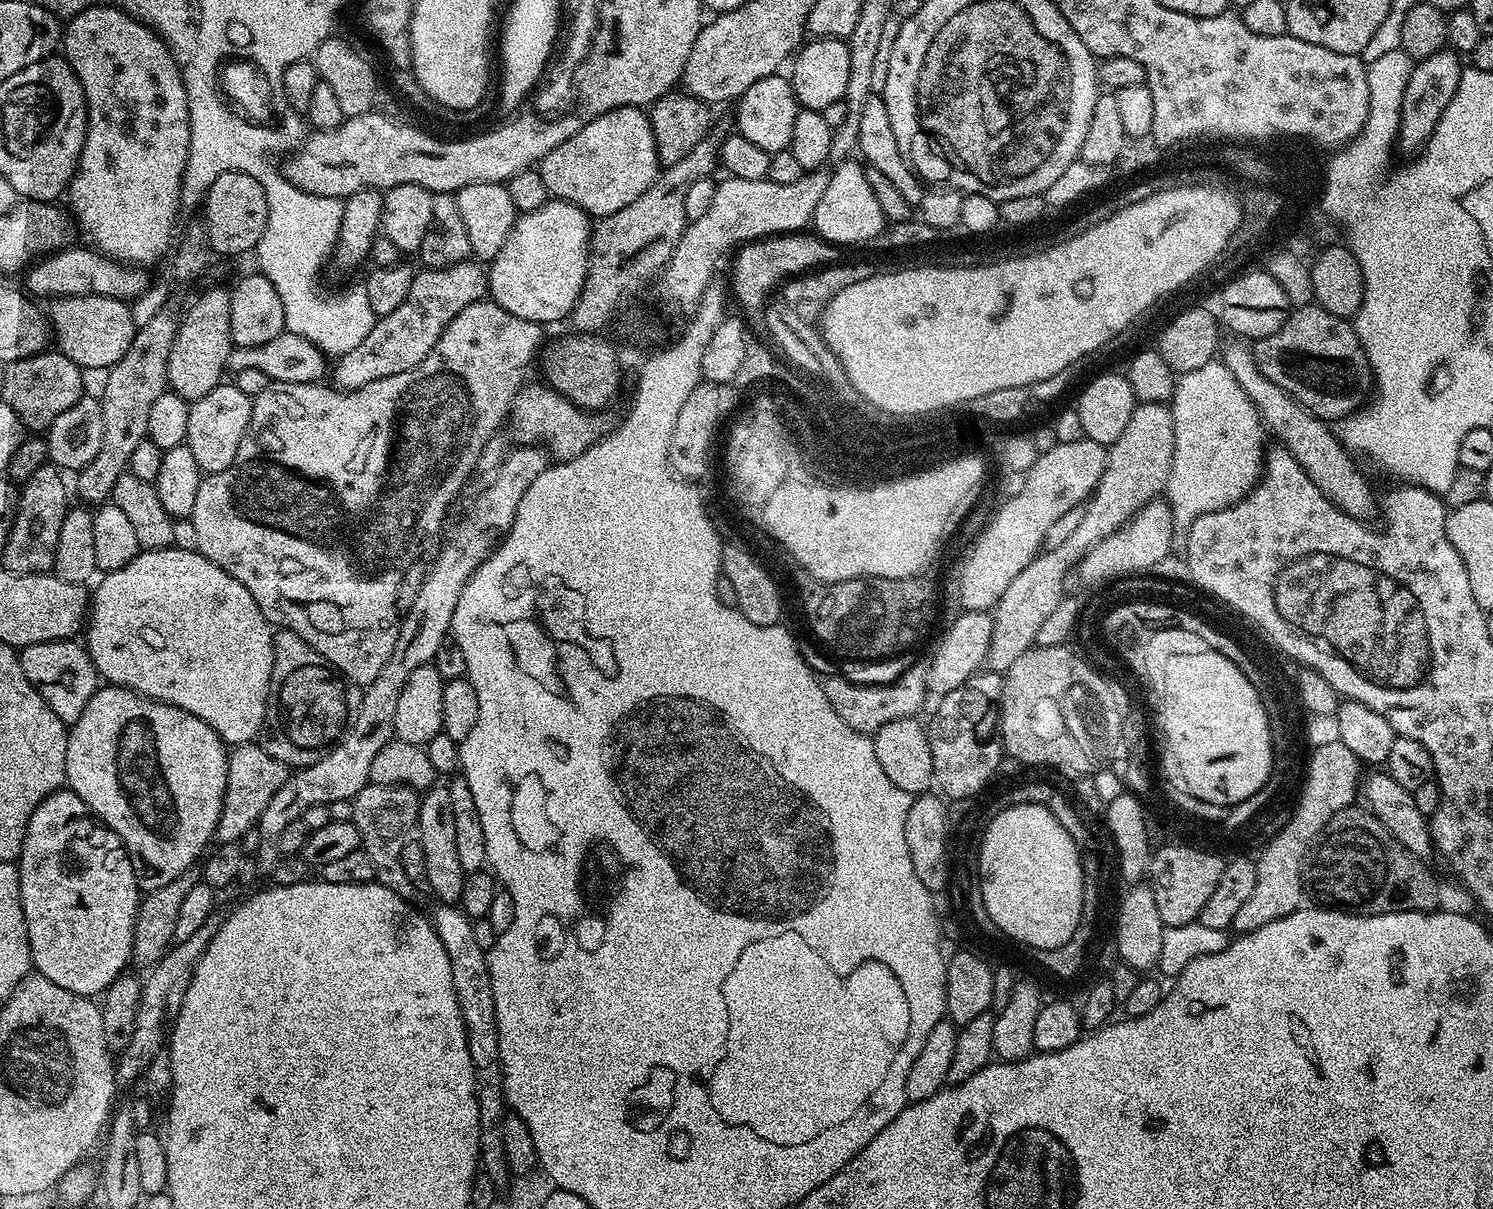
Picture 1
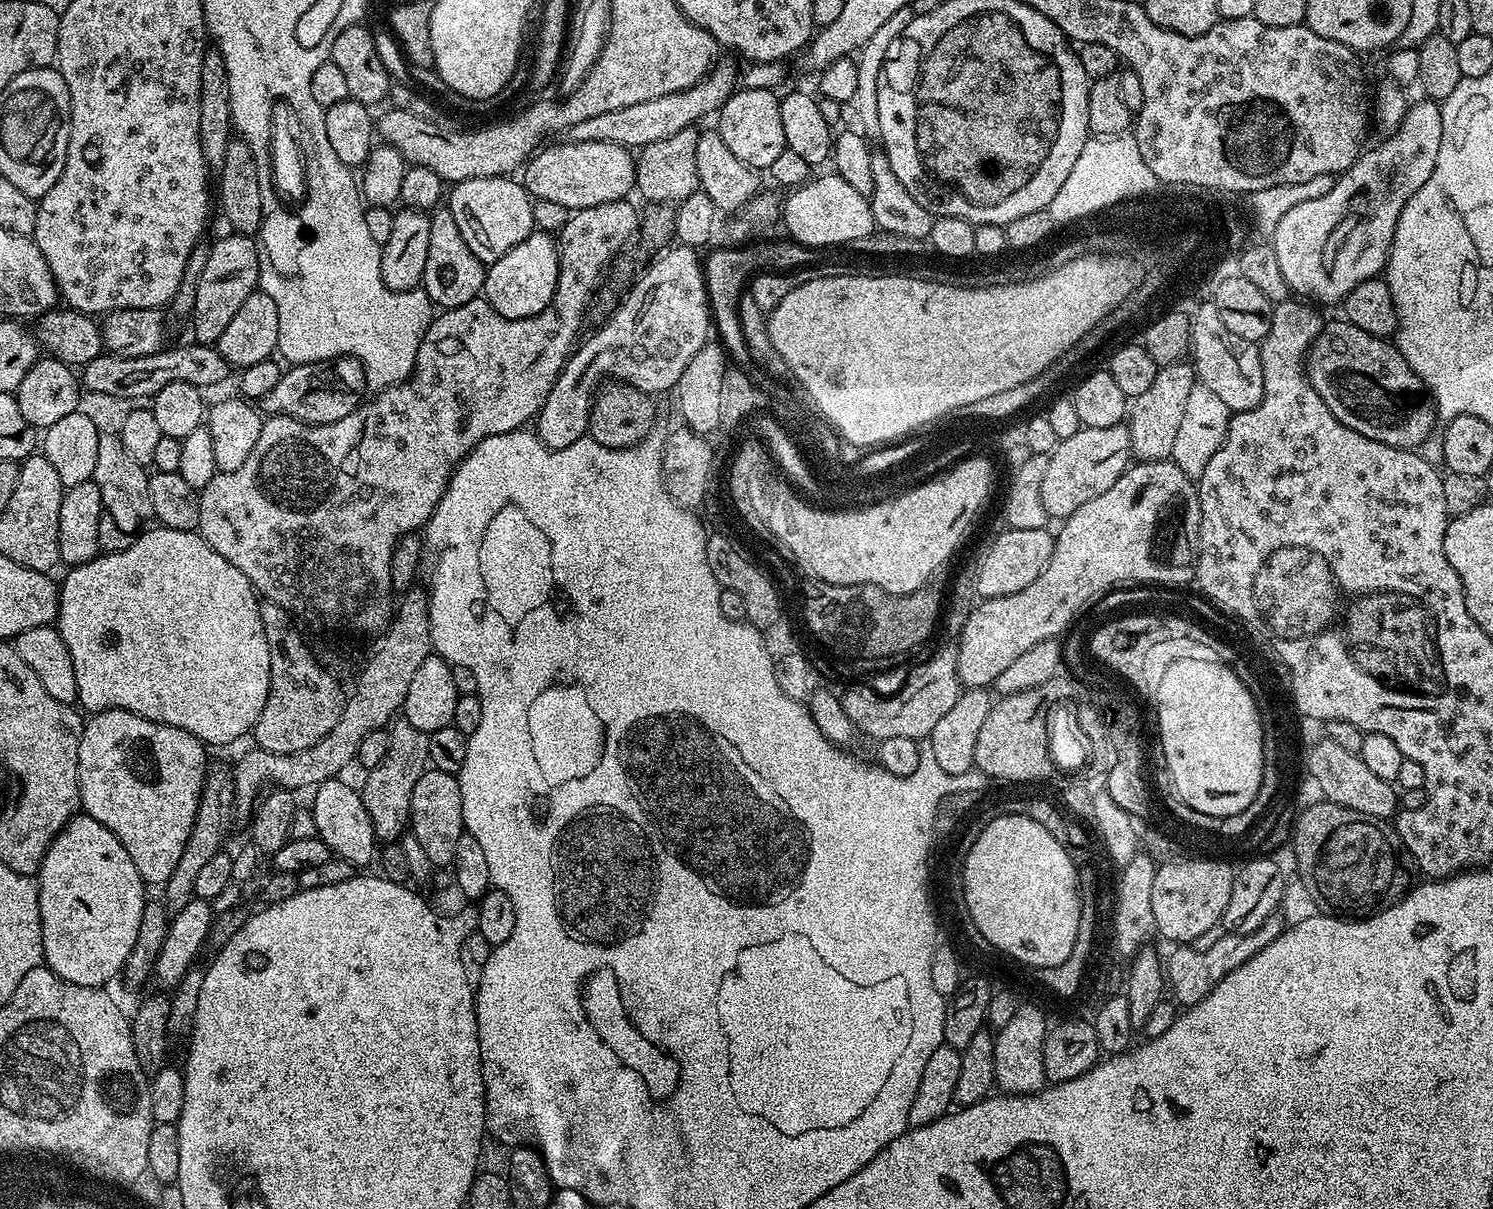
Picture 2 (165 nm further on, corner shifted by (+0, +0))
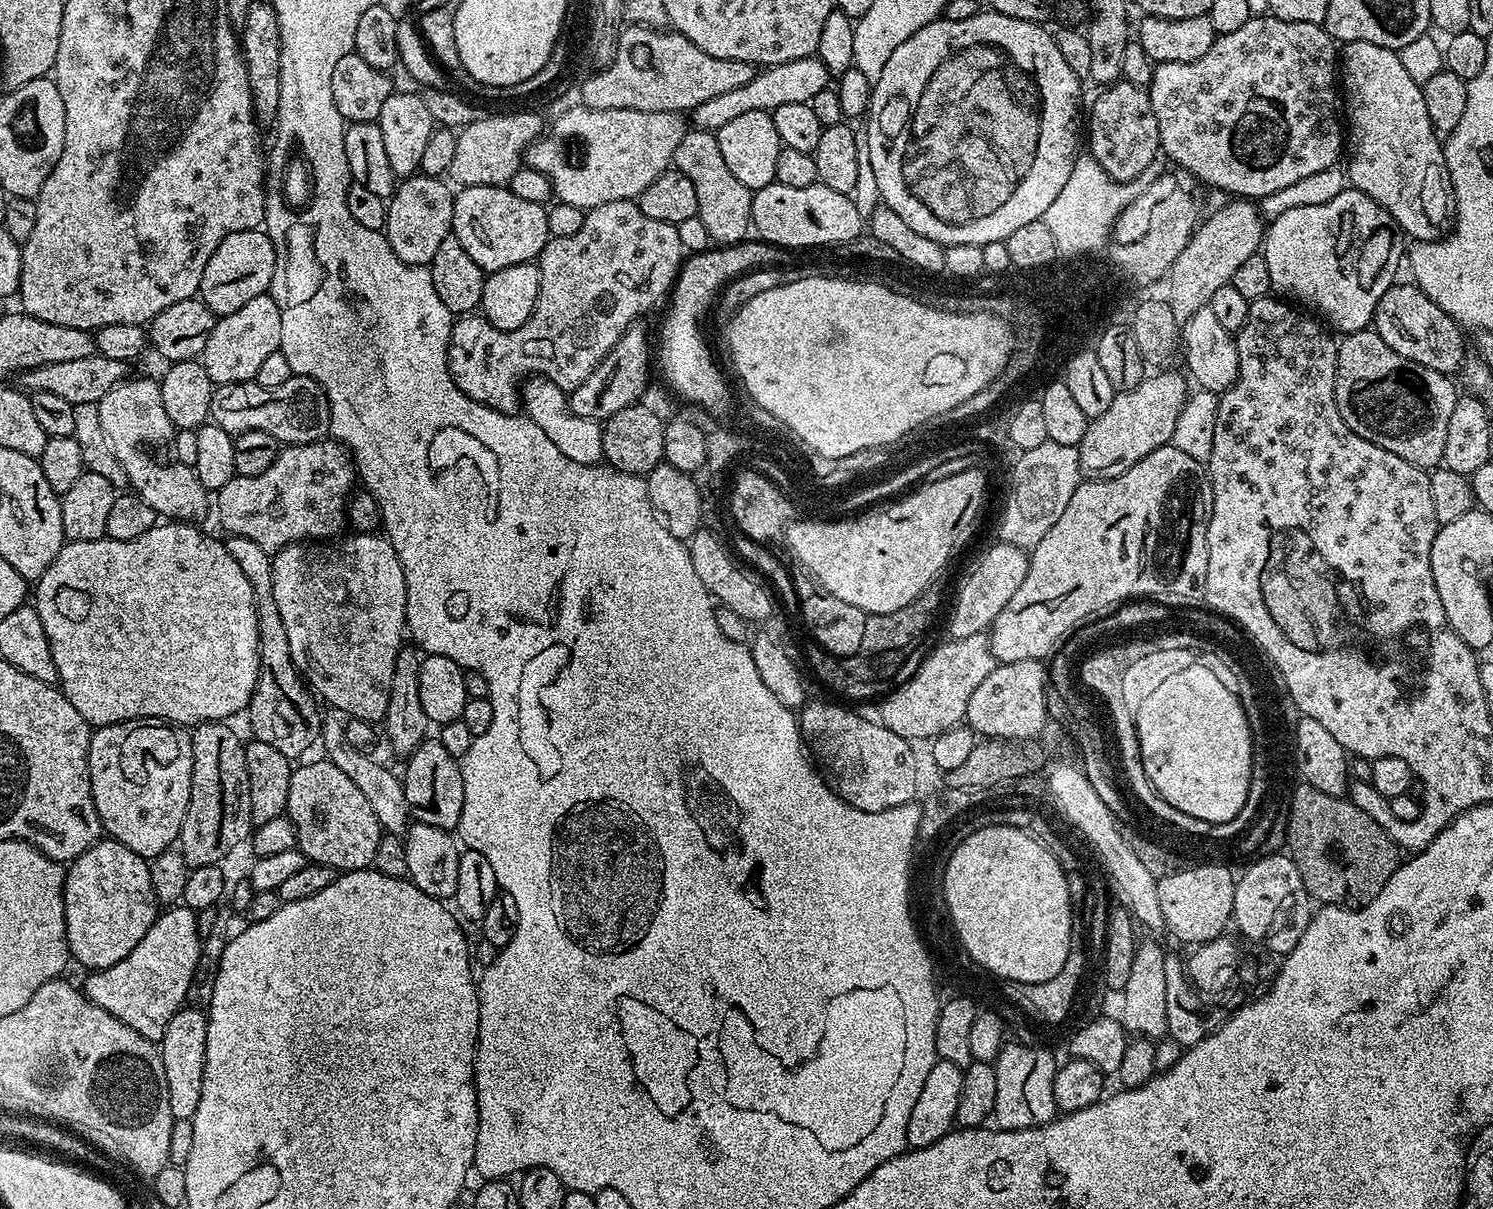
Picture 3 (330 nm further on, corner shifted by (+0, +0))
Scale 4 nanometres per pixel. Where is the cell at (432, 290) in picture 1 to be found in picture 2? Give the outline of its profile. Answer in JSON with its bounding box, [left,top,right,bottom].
[262,356,366,424]

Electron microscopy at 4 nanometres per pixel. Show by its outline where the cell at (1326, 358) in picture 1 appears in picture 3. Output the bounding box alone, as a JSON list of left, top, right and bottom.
[1336,331,1458,470]

